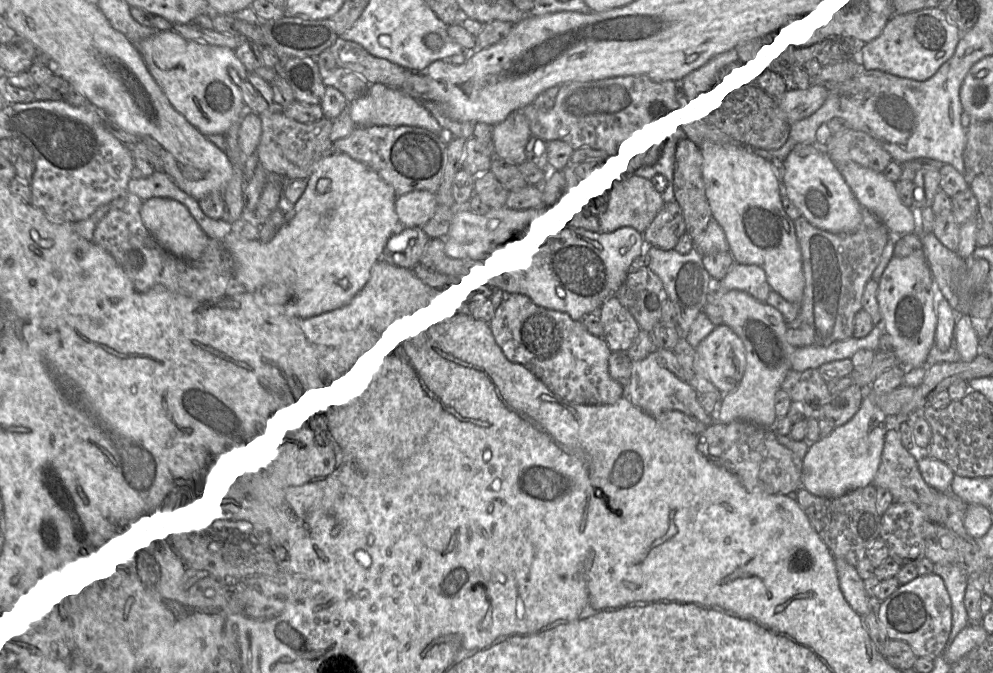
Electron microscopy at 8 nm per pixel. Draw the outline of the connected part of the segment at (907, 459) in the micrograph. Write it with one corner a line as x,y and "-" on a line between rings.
888,429
885,433
881,463
873,484
887,488
894,502
913,503
923,511
936,506
940,500
941,492
925,482
918,468
918,458
903,447
898,429

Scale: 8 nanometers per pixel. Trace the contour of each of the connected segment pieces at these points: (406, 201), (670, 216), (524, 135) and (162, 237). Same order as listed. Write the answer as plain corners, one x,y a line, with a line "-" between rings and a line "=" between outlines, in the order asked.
429,191
411,192
398,197
396,213
401,228
421,229
433,218
438,202
435,194
=
673,199
666,202
659,210
651,224
643,232
643,237
647,245
671,250
685,233
686,224
682,209
=
521,111
509,115
493,128
494,157
519,167
526,161
526,146
531,138
530,126
=
151,198
143,202
141,218
157,243
170,254
184,260
198,260
209,243
209,236
201,229
182,203
168,198

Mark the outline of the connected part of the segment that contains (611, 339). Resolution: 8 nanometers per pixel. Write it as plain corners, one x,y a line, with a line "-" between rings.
617,296
601,305
600,319
603,325
602,338
612,352
626,352
641,330
635,318
618,301

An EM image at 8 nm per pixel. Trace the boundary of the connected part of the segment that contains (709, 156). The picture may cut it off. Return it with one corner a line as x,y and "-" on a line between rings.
704,140
700,149
705,194
712,218
723,229
734,261
763,268
771,289
798,306
804,291
802,258
794,221
782,206
778,167
735,143

